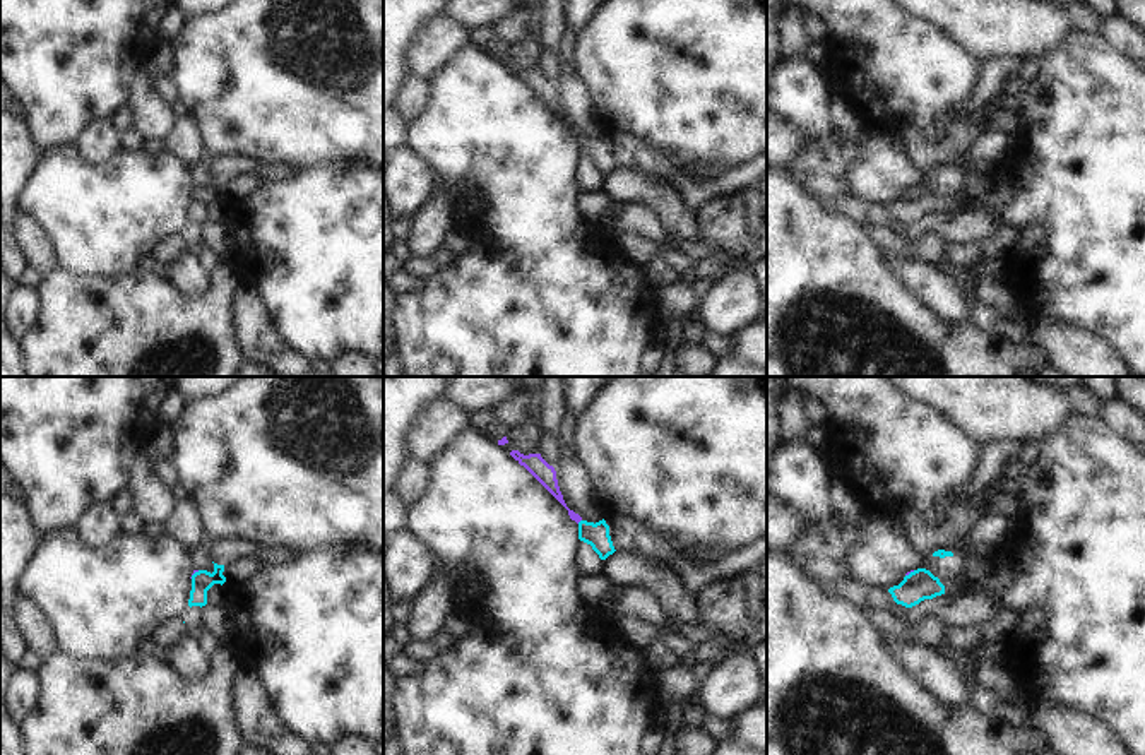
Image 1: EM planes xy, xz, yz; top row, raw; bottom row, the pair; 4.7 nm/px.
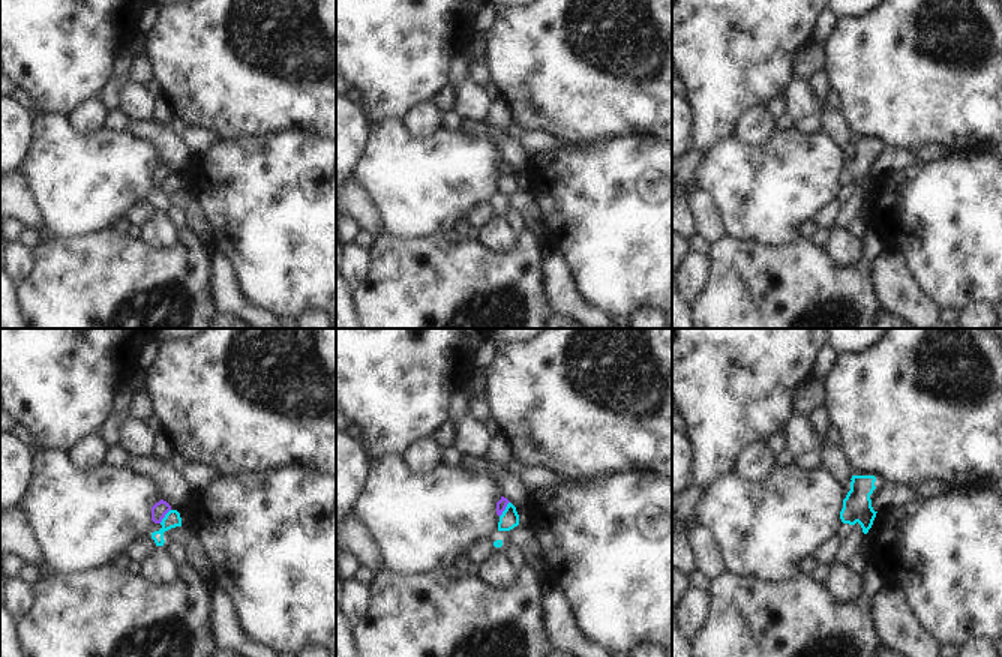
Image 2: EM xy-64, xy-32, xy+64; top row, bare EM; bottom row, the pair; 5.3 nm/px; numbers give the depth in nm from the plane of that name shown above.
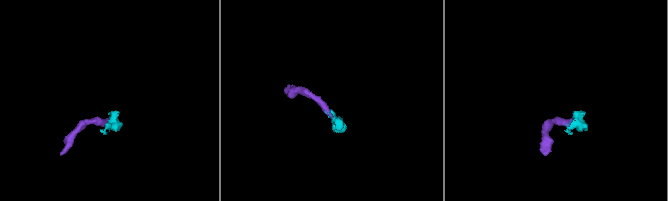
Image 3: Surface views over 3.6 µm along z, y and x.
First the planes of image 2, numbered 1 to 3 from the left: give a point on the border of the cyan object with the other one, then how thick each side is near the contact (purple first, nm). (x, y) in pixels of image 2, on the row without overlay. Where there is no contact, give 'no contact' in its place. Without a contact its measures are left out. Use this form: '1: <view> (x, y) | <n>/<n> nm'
1: xy-64 (164, 180) | 80/90 nm
2: xy-32 (504, 173) | 60/100 nm
3: no contact

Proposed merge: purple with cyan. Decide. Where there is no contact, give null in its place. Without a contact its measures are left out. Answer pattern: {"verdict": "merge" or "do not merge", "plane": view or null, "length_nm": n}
{"verdict": "merge", "plane": "xz", "length_nm": 30}

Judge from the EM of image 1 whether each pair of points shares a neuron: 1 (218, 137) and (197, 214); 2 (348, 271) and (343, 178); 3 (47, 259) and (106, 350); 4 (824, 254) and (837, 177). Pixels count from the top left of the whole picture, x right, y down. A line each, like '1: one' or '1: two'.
1: two
2: one
3: two
4: two

